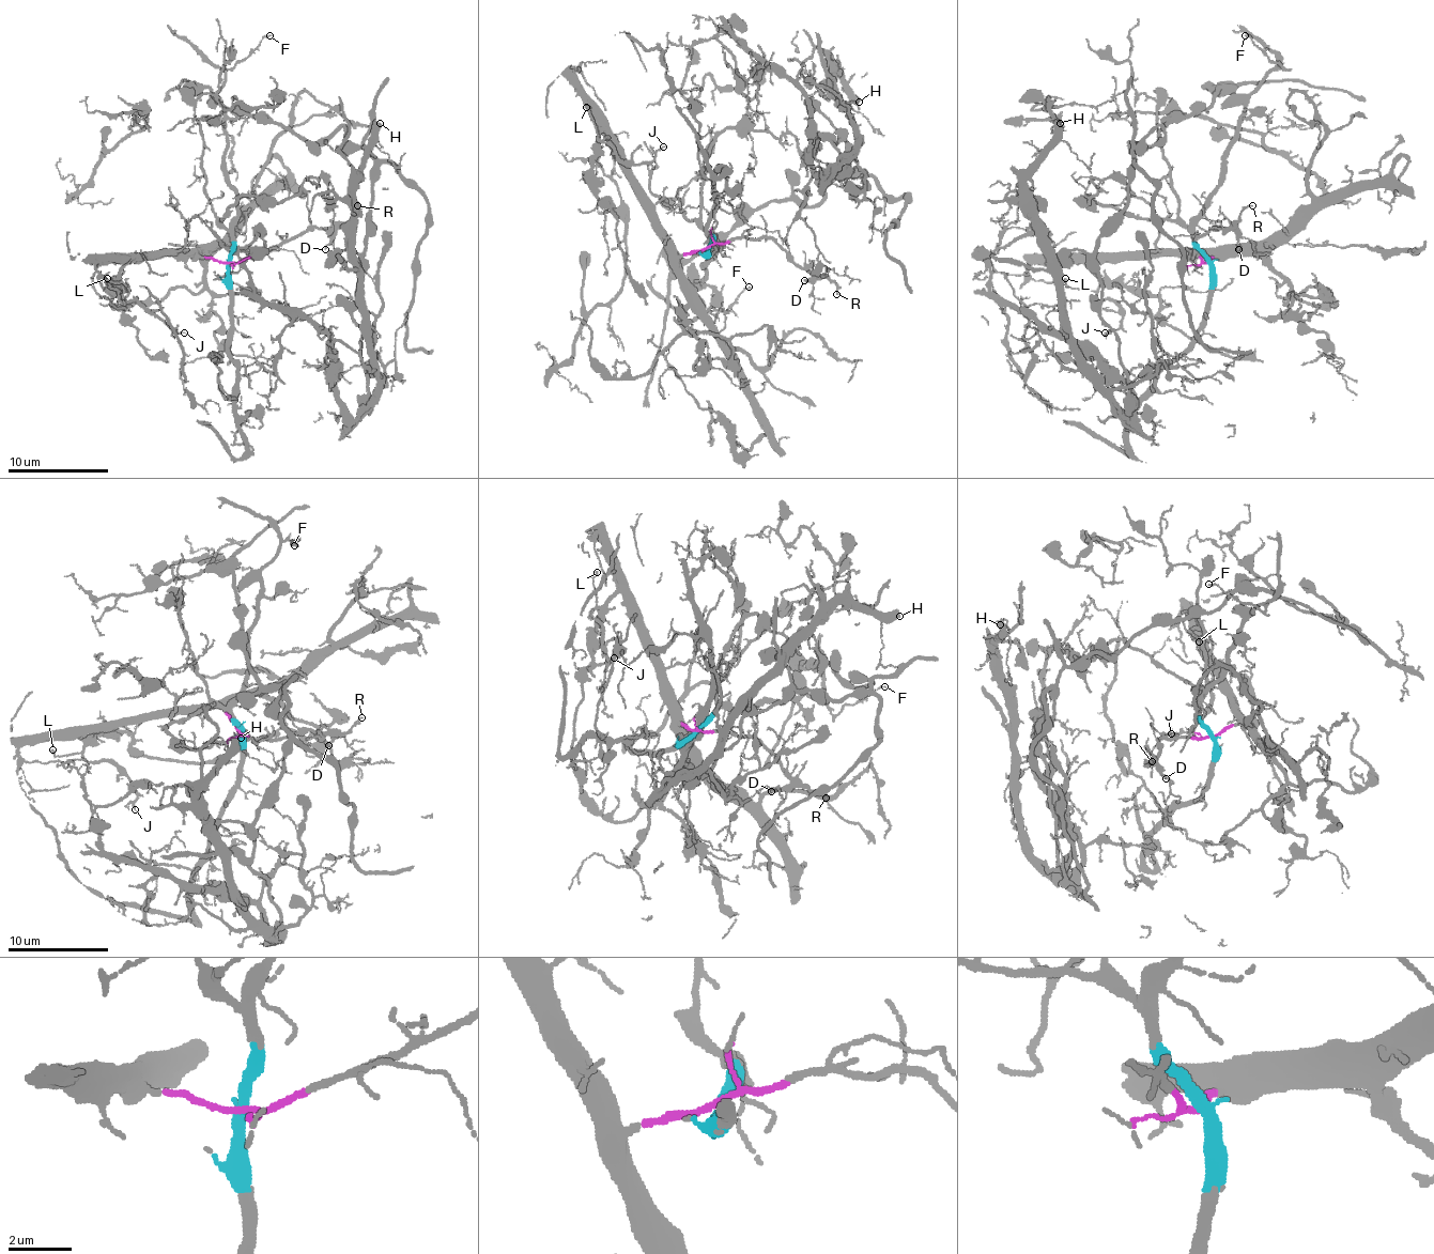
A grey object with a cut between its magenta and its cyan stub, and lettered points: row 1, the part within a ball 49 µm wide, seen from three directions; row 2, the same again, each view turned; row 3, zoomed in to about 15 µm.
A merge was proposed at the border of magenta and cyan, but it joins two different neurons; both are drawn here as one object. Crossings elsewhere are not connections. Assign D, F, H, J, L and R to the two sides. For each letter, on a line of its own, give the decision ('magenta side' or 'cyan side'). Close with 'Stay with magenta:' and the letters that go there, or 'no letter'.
D: magenta side
F: cyan side
H: cyan side
J: magenta side
L: magenta side
R: magenta side
Stay with magenta: D, J, L, R

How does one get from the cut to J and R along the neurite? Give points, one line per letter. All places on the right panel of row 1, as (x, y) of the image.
J: (1207, 262), (1213, 258), (1205, 254), (1097, 254), (1090, 262), (1100, 303), (1110, 300), (1123, 315), (1105, 333)
R: (1207, 262), (1198, 258), (1196, 240), (1233, 225), (1240, 213), (1253, 205)

